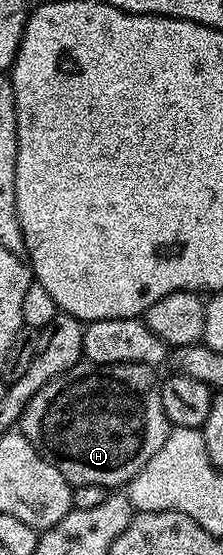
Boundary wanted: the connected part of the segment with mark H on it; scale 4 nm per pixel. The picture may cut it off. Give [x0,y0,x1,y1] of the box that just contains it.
[20,362,171,490]

